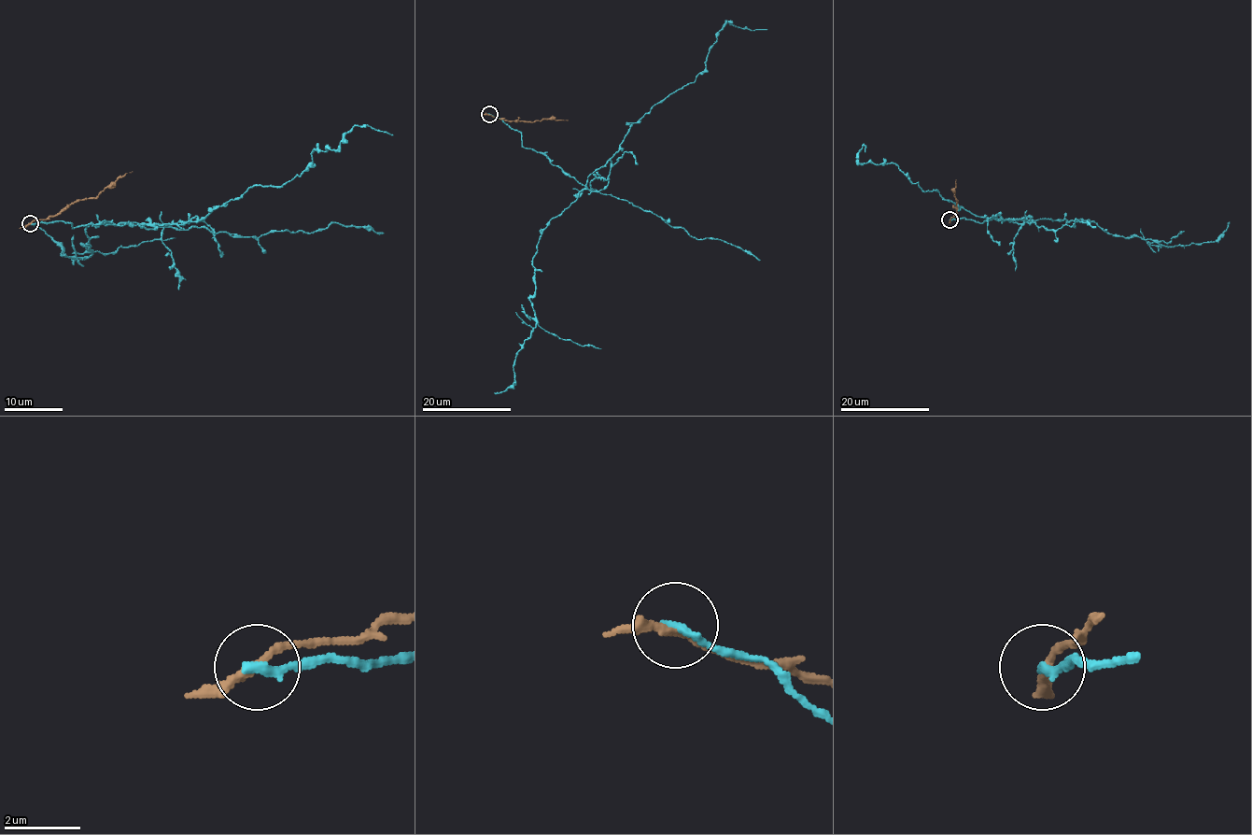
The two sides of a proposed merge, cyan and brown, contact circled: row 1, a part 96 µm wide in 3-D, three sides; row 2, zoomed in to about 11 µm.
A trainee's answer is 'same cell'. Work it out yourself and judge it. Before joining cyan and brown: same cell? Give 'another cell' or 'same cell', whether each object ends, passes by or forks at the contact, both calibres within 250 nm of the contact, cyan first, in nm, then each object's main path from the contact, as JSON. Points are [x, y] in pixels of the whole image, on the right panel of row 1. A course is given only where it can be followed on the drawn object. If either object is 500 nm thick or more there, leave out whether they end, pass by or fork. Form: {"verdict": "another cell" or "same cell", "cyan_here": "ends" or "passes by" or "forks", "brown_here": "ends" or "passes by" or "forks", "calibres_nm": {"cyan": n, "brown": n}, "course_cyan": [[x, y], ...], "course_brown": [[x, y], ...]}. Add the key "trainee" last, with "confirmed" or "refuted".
{"verdict": "another cell", "cyan_here": "ends", "brown_here": "passes by", "calibres_nm": {"cyan": 240, "brown": 220}, "course_cyan": [[949, 219], [1023, 221], [980, 217], [936, 191], [924, 191], [893, 163], [861, 163], [863, 145], [865, 152]], "course_brown": [[949, 219], [956, 214], [956, 180]], "trainee": "refuted"}

